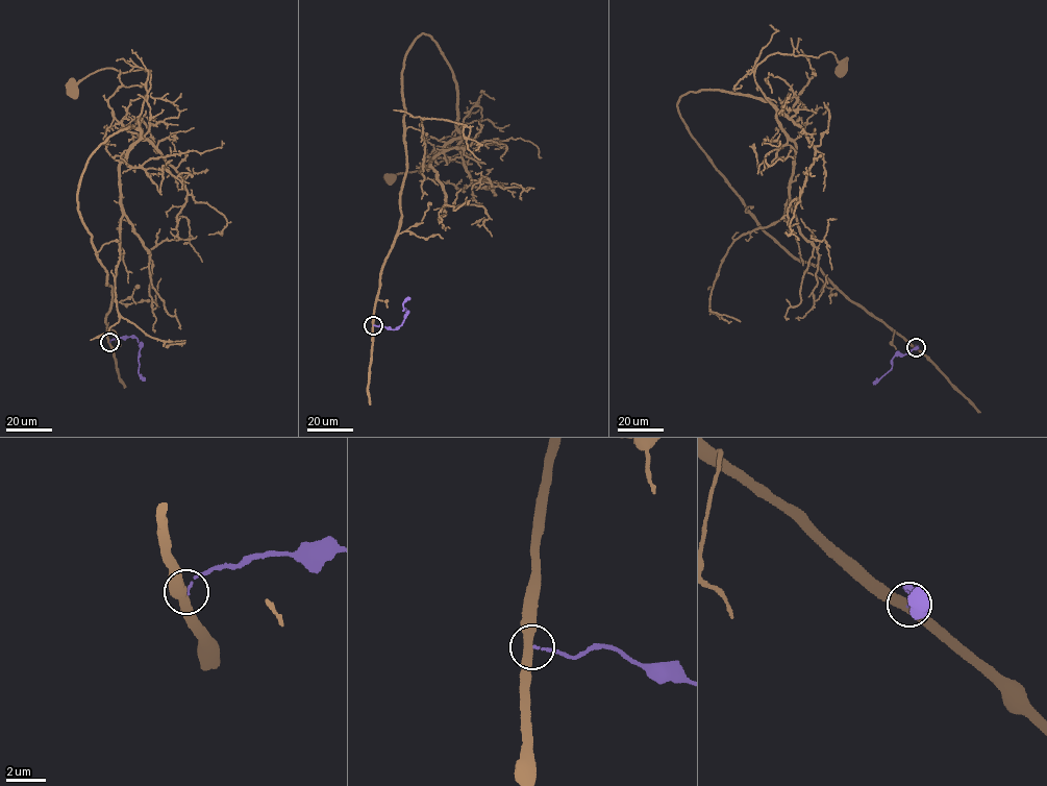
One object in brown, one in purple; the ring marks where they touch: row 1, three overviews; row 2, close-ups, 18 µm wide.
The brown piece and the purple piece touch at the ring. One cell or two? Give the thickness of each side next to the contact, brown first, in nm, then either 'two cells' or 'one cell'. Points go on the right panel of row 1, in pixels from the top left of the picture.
440 nm thick on the brown side, 90 nm on the other; two cells

